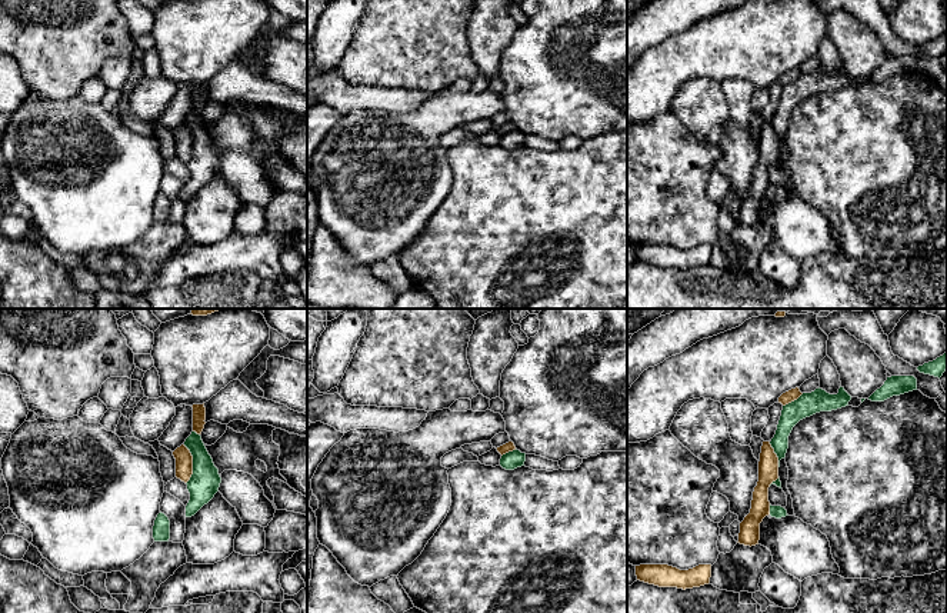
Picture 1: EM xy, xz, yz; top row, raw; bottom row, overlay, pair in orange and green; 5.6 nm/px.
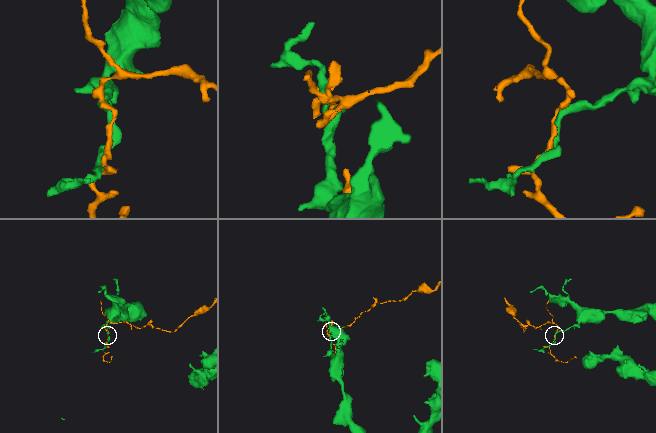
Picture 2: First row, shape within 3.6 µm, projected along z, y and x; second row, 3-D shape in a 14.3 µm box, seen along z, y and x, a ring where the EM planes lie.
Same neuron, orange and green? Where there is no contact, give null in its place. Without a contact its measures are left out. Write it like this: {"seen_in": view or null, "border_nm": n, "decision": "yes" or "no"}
{"seen_in": "xy", "border_nm": 220, "decision": "no"}

